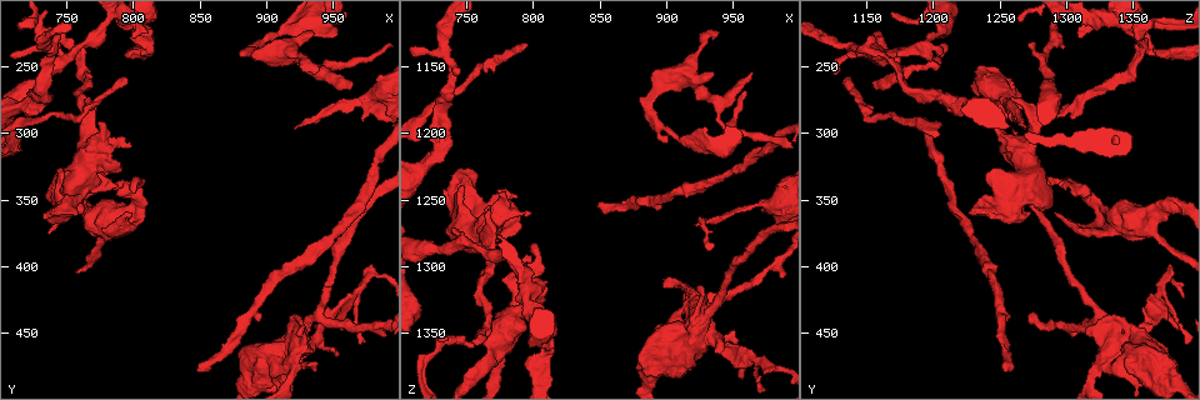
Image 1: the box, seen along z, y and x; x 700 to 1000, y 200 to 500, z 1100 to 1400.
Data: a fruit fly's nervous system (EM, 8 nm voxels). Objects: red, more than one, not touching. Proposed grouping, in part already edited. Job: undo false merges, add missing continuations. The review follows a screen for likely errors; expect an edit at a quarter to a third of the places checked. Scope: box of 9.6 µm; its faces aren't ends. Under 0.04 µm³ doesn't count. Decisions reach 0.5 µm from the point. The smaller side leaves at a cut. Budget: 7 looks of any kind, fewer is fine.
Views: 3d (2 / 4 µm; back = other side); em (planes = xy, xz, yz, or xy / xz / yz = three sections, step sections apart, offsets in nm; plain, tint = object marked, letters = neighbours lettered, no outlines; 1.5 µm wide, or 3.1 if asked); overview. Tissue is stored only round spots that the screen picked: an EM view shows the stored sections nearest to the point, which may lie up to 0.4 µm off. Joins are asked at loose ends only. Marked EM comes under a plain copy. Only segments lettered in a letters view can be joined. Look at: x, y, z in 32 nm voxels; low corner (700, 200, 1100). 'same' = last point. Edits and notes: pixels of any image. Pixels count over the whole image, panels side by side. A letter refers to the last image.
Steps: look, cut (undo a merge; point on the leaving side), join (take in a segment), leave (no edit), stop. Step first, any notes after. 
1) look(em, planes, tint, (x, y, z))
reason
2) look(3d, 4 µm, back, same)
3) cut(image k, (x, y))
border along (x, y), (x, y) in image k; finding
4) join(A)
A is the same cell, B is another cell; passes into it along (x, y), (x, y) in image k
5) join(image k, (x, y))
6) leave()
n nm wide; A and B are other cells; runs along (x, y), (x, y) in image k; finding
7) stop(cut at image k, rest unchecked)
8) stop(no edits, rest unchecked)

look(3d, 4 µm, back, (910, 480, 1334))
calibre changes

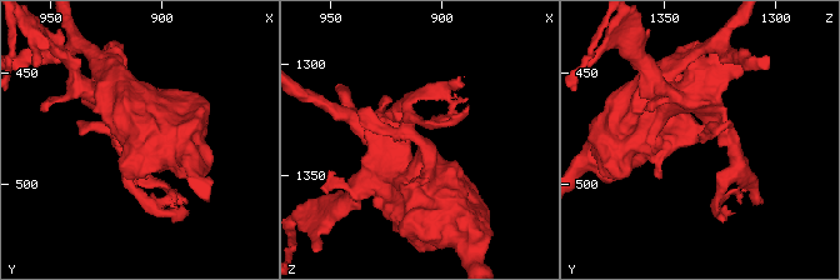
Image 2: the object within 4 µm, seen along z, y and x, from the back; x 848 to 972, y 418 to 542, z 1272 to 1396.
look(em, xz, step 8, letters, (911, 478, 1334))

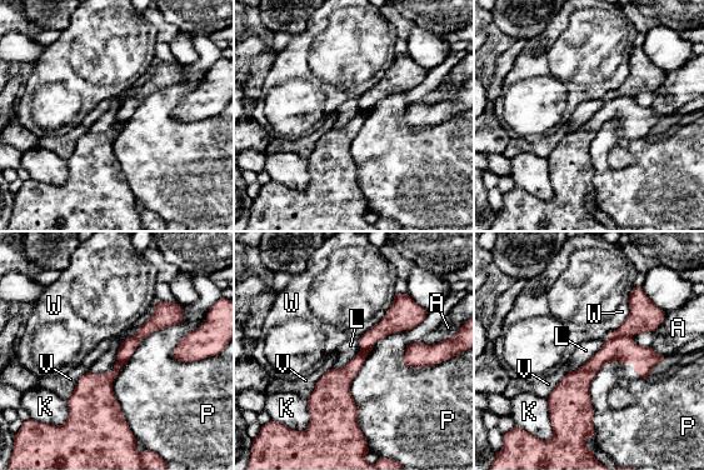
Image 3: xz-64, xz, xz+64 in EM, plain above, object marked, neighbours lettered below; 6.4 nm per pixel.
cut(image 3, (644, 316))
P touches over 800 nm; A, K, L, P, V and W are other cells; the part that leaves runs along (159, 319), (125, 350), (123, 360) in image 3; two cells meet here

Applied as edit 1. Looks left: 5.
look(overview)

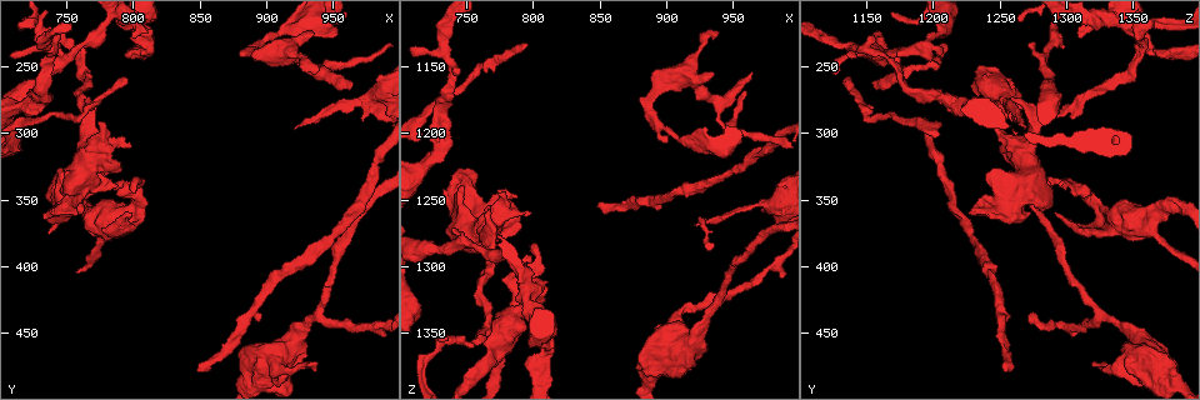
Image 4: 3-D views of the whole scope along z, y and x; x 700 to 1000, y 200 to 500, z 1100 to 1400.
look(3d, 2 µm, (848, 478, 1252))
free end

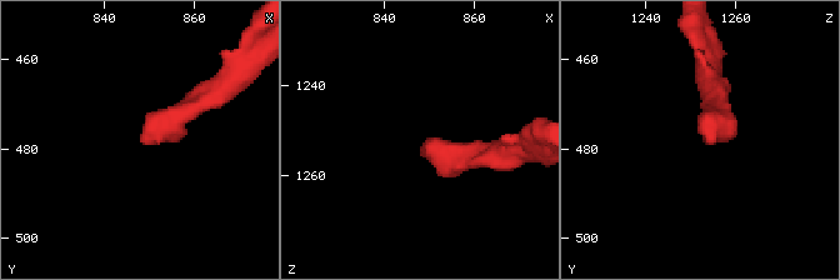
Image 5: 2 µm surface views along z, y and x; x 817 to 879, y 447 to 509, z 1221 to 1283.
look(em, planes, letters, (849, 478, 1254))

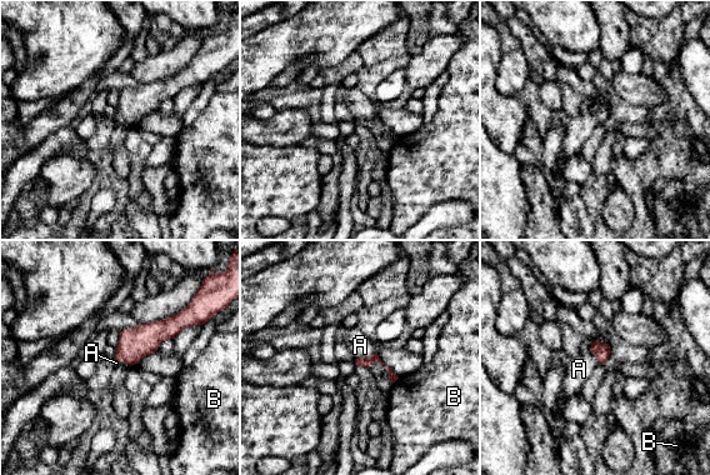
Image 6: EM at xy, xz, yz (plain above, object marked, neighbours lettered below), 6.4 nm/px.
join(A)
A touches over 150 nm; A is the same cell, B is another cell; passes into it along (363, 361), (365, 358), (360, 345) in image 6; the cell continues

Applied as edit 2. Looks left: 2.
stop(cut at image 3, join at image 6, rest unchecked)

